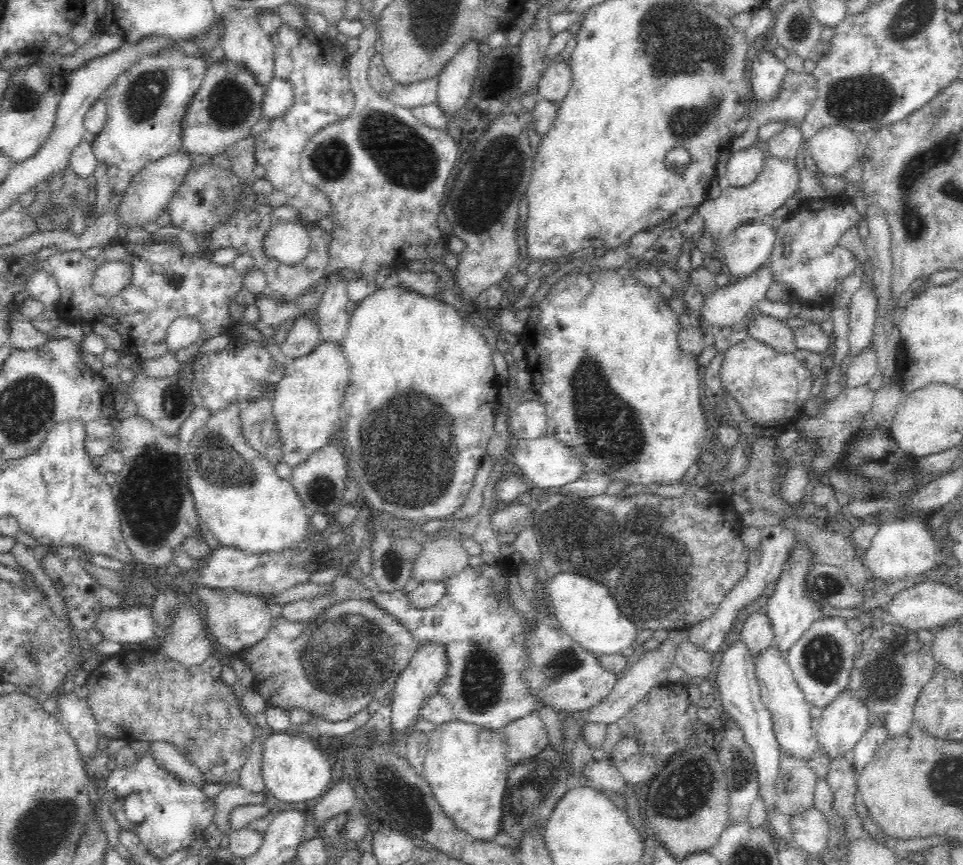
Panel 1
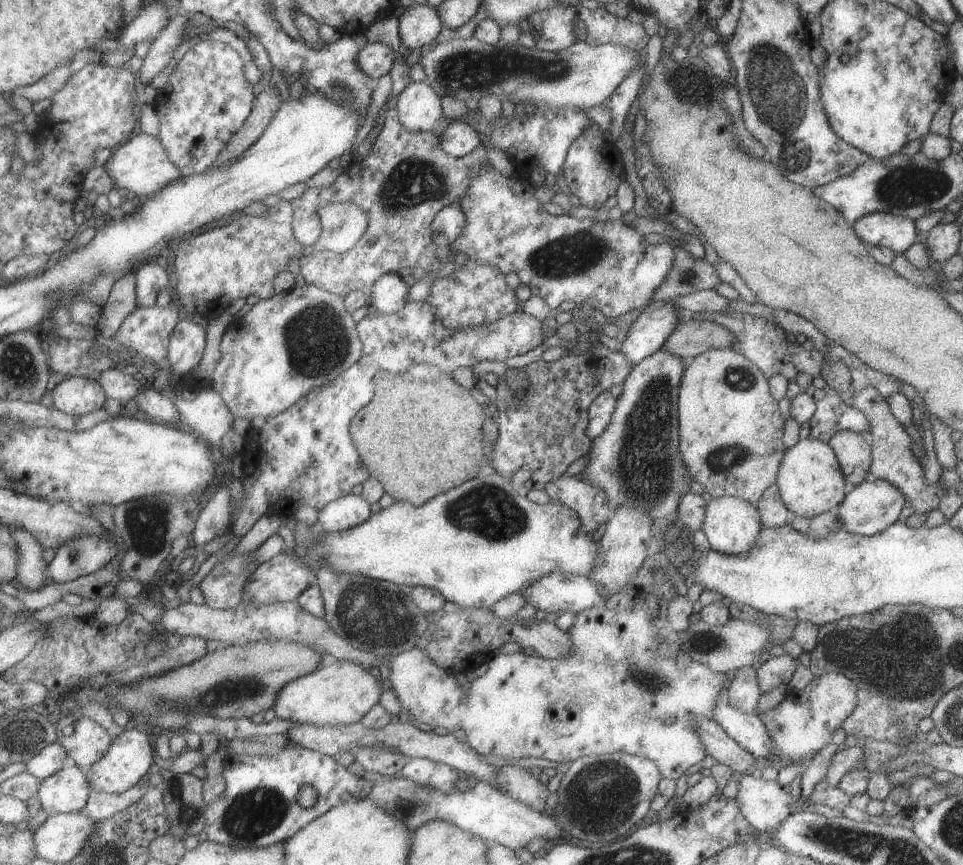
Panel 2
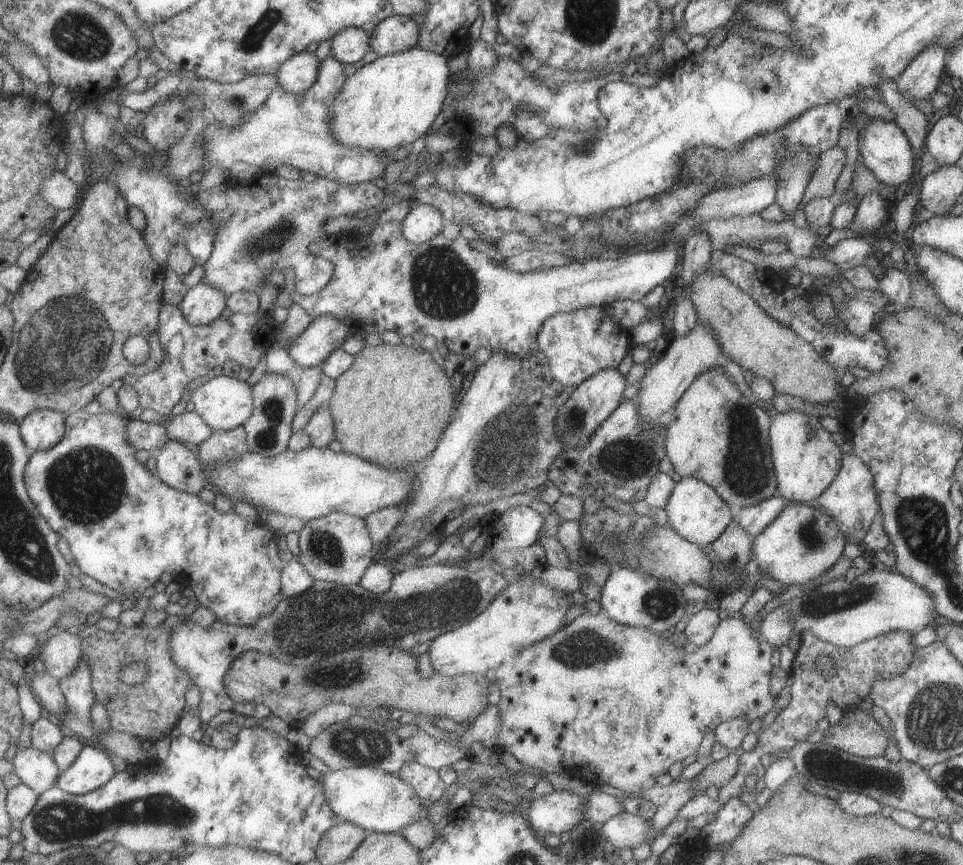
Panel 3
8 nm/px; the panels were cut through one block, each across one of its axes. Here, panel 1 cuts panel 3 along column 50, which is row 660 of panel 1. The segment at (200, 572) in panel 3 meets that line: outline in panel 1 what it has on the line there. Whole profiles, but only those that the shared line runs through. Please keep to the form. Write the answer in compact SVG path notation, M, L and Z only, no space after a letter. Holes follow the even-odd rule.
M484 562L477 566L466 566L462 572L445 580L445 593L442 600L430 608L414 608L403 591L388 593L374 592L371 598L388 614L402 621L421 643L440 640L448 649L448 668L442 679L438 692L444 695L451 704L455 720L476 724L492 731L500 731L508 724L534 712L535 700L529 695L520 673L525 661L525 638L521 628L522 617L512 604L499 602L493 594L496 591L507 592L505 580L499 570Z

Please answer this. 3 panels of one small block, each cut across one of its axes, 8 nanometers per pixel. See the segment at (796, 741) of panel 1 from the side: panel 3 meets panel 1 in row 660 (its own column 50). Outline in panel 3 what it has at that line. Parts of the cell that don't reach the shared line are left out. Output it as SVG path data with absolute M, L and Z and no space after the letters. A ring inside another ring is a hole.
M32 746L17 750L13 764L22 782L39 794L57 786L63 773L52 754L34 749Z

